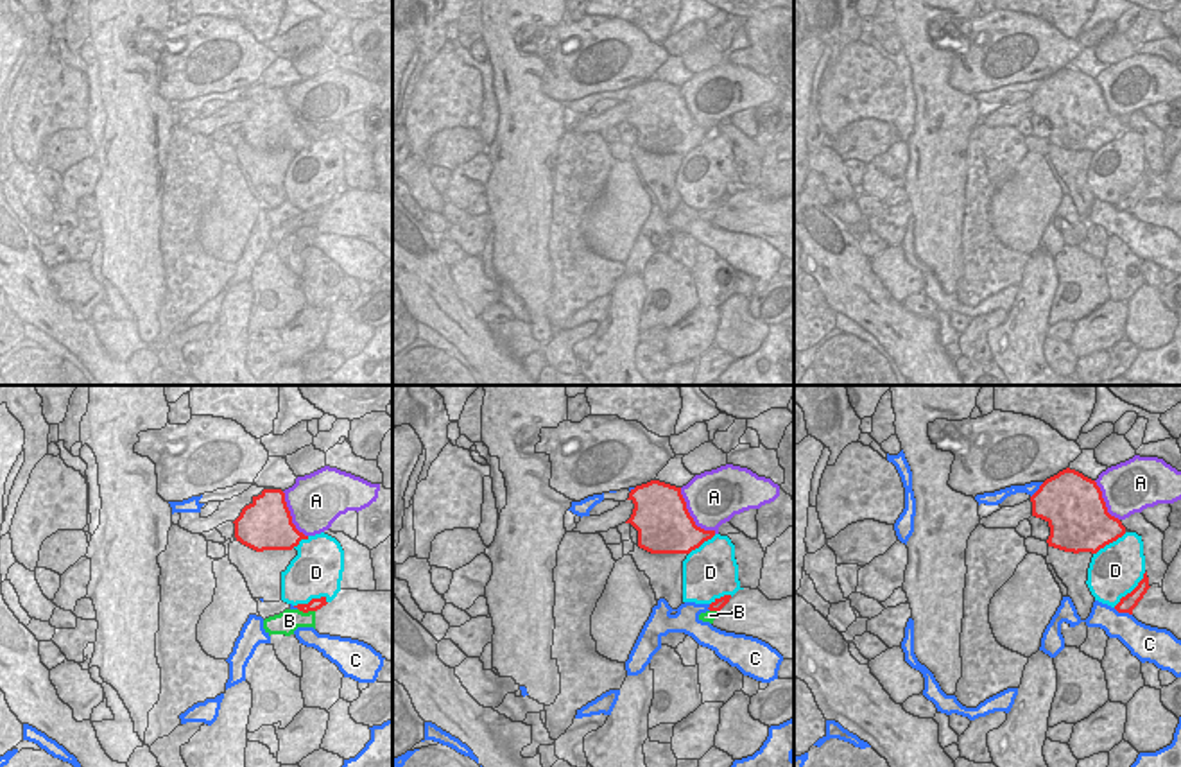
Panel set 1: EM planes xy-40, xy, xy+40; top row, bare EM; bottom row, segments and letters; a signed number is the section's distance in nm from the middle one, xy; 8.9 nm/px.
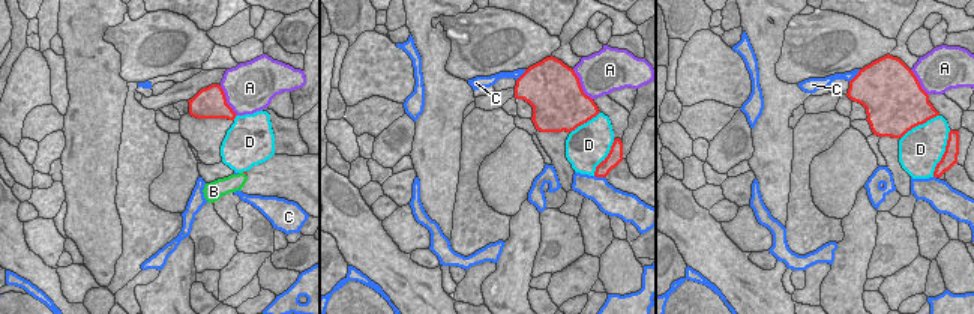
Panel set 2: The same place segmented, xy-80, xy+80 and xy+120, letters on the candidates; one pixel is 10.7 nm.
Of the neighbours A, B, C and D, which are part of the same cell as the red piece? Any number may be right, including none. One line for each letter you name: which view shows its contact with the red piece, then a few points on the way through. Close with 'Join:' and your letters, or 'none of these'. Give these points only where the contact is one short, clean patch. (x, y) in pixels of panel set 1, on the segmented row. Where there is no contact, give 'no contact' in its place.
B: meets red in xy-40; runs through xy-40 (314, 604), (307, 611), (289, 620)
Join: B

